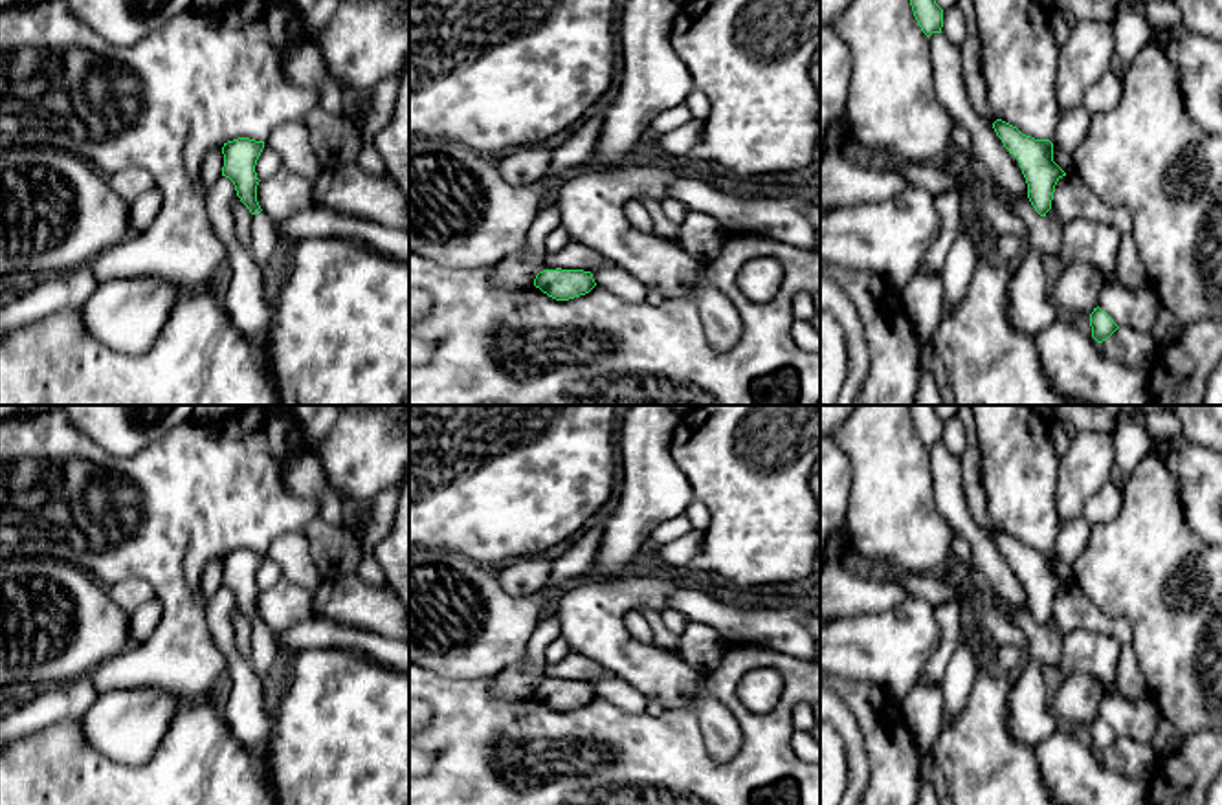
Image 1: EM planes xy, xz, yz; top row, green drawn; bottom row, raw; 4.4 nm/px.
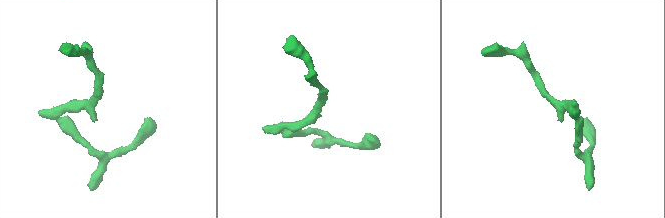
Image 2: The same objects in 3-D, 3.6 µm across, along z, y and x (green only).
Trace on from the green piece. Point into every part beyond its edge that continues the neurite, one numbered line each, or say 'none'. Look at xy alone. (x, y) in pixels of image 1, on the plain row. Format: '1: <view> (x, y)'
1: xy (265, 650)

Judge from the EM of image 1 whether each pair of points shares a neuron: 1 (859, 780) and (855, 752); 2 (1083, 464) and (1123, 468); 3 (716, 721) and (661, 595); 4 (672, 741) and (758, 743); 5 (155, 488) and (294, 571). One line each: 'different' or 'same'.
1: same
2: different
3: same
4: same
5: different

